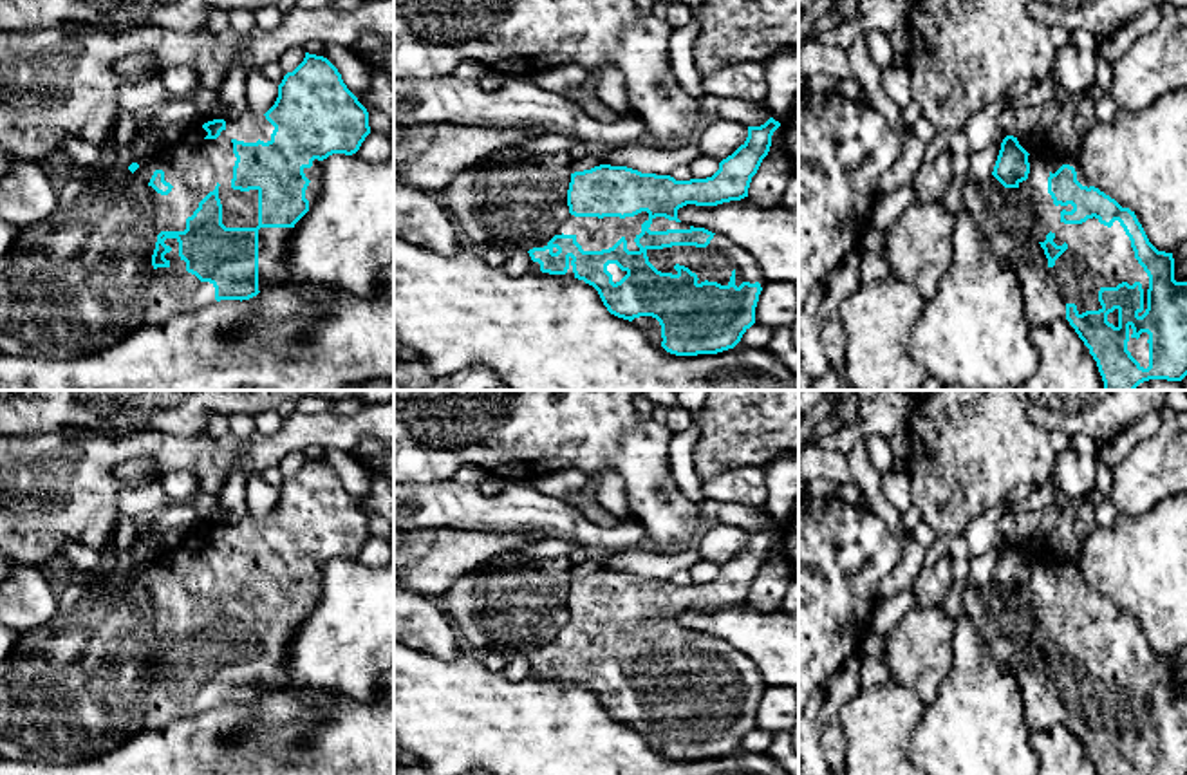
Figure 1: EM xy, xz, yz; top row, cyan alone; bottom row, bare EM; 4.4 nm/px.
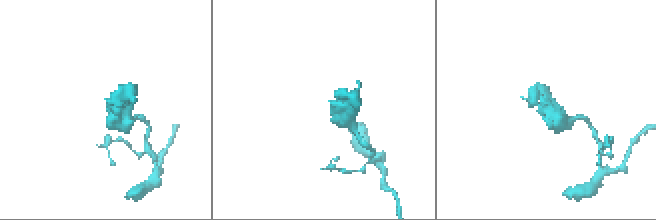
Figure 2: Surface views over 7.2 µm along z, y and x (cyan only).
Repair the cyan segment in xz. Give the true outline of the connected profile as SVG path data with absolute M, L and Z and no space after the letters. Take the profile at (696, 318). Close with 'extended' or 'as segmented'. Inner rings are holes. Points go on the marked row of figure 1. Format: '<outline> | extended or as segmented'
M773 117L761 126L748 126L746 141L706 179L676 181L611 164L571 173L569 217L544 247L528 251L533 267L593 285L611 314L632 322L670 354L697 356L734 349L755 323L766 278L748 251L724 235L681 222L678 210L748 197L752 177L768 155L779 126Z | extended

